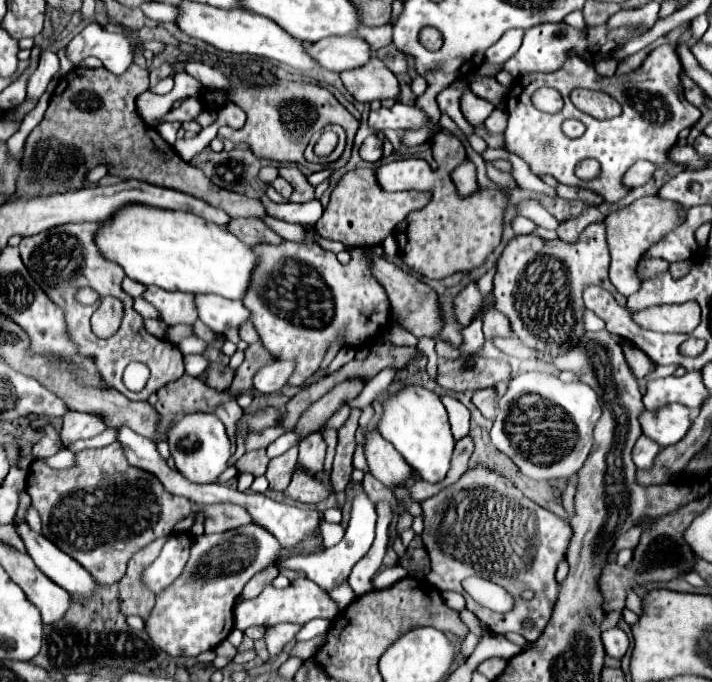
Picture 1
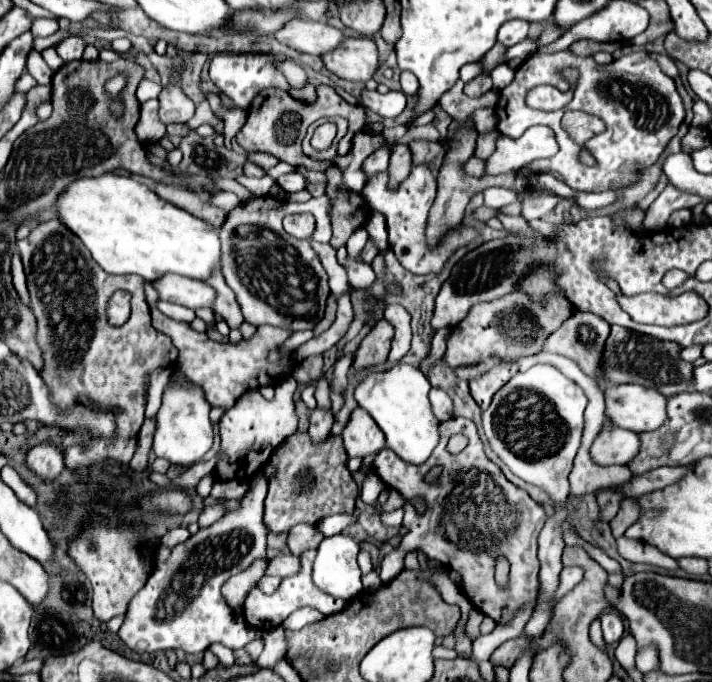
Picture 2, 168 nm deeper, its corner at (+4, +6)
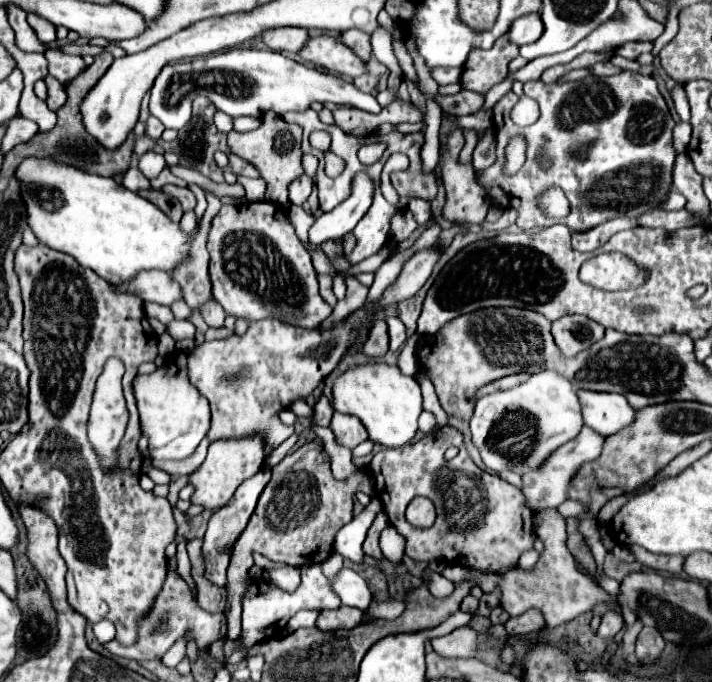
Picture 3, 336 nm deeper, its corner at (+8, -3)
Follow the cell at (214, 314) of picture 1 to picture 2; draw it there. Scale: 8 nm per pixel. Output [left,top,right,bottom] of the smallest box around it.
[152,276,216,310]

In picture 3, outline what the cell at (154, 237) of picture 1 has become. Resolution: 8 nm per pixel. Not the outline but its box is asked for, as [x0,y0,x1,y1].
[16,161,192,285]

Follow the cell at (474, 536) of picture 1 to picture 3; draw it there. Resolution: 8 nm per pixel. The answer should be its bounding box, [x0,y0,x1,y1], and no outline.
[368,427,536,573]

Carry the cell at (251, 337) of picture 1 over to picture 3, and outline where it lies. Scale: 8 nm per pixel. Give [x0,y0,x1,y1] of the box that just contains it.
[174,193,222,309]

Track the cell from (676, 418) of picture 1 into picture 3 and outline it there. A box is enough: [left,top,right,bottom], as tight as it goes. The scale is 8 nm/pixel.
[578,391,636,437]

